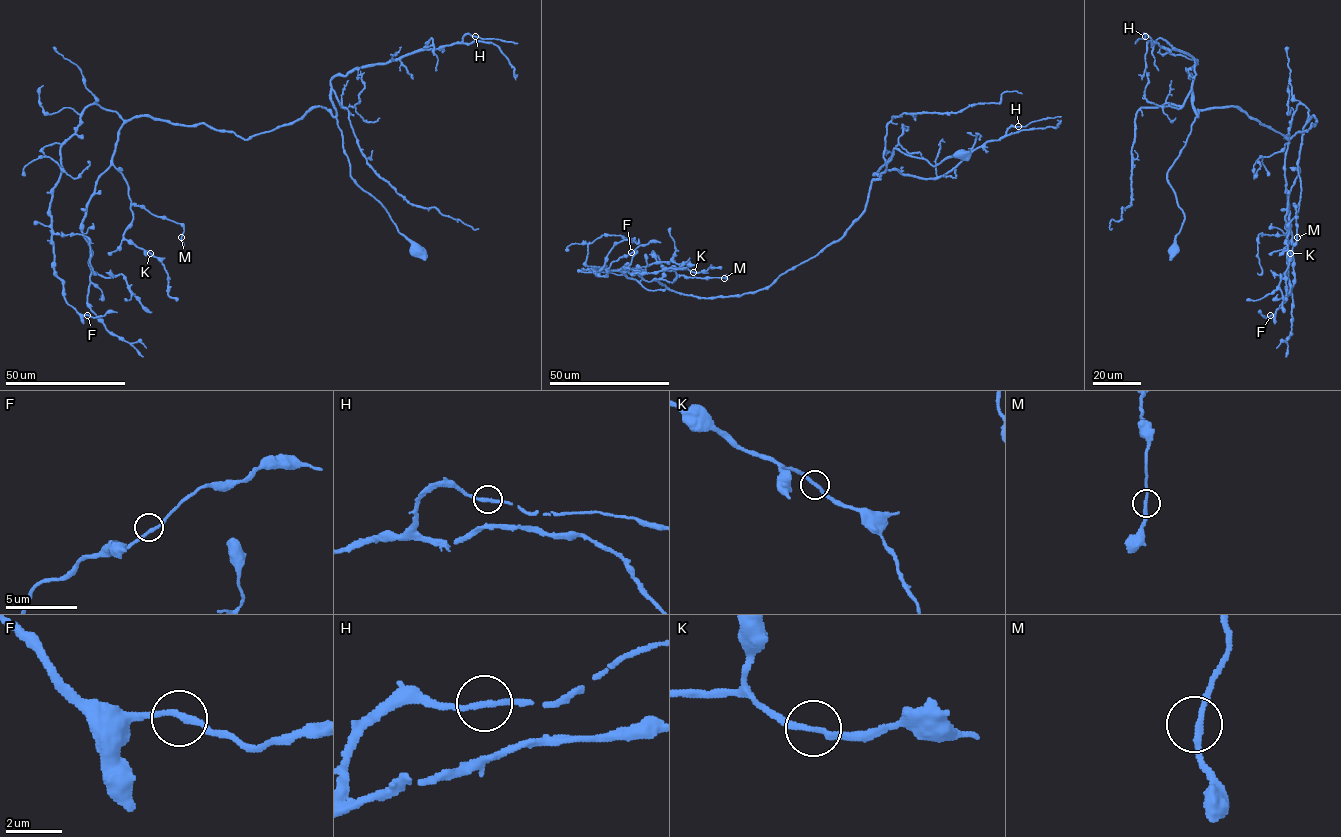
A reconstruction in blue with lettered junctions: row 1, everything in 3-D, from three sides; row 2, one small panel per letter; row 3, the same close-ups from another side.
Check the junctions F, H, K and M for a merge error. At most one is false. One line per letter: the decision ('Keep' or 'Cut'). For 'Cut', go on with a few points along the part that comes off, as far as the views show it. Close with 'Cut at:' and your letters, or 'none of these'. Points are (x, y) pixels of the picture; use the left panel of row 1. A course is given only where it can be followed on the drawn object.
F: Keep
H: Keep
K: Keep
M: Keep
Cut at: none of these

